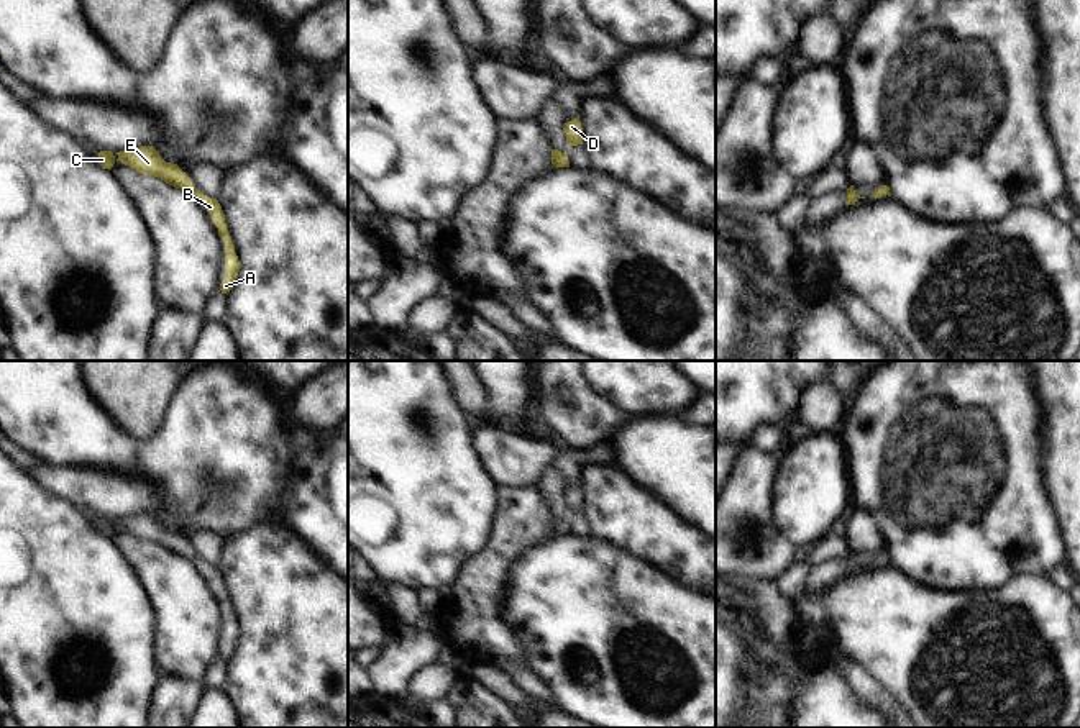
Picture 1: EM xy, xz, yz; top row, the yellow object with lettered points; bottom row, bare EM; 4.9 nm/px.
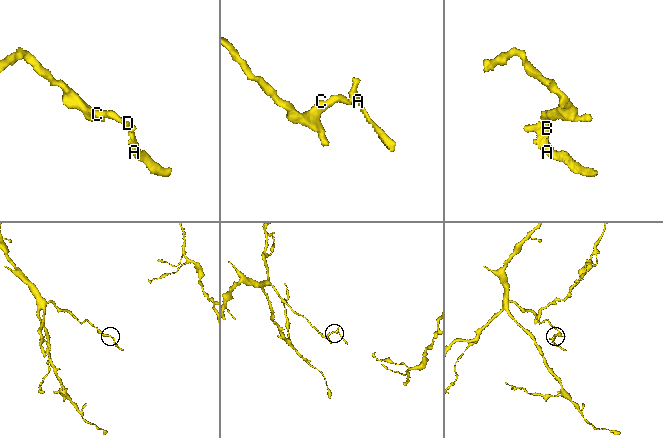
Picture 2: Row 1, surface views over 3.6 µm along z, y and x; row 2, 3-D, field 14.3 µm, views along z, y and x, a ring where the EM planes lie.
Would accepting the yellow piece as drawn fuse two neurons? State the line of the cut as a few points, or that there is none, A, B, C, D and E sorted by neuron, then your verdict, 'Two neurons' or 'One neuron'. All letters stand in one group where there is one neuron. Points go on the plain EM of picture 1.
No split. Groups: A B C D E. One neuron.

